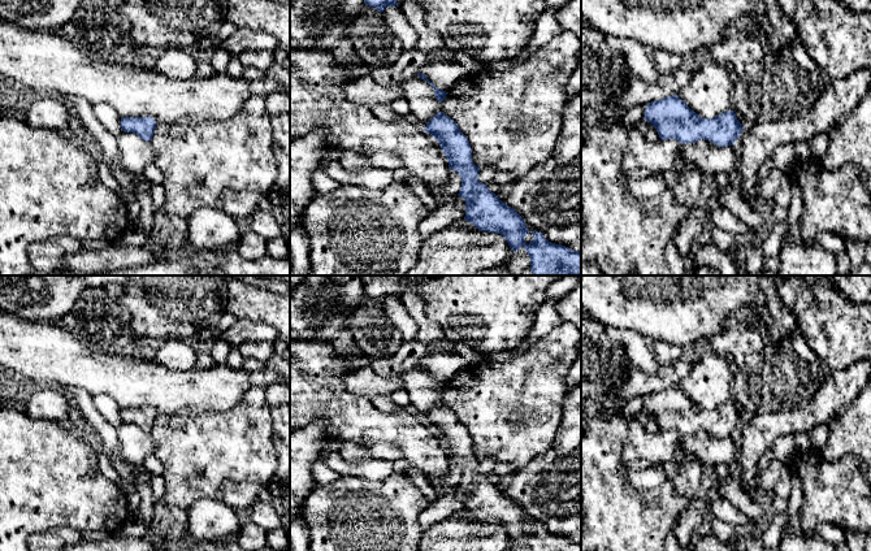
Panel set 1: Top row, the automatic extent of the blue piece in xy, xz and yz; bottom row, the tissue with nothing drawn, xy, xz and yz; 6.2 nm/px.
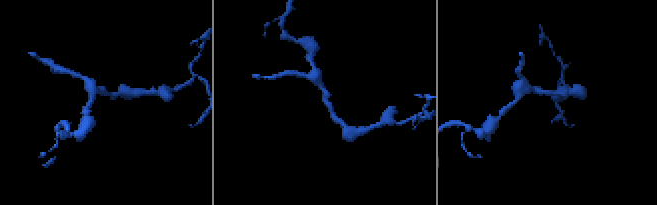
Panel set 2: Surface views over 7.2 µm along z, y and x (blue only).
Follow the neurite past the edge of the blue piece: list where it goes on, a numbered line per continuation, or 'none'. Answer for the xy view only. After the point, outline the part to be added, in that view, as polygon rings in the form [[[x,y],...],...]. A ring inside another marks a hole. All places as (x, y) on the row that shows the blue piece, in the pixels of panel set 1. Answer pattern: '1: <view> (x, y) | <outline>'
none

